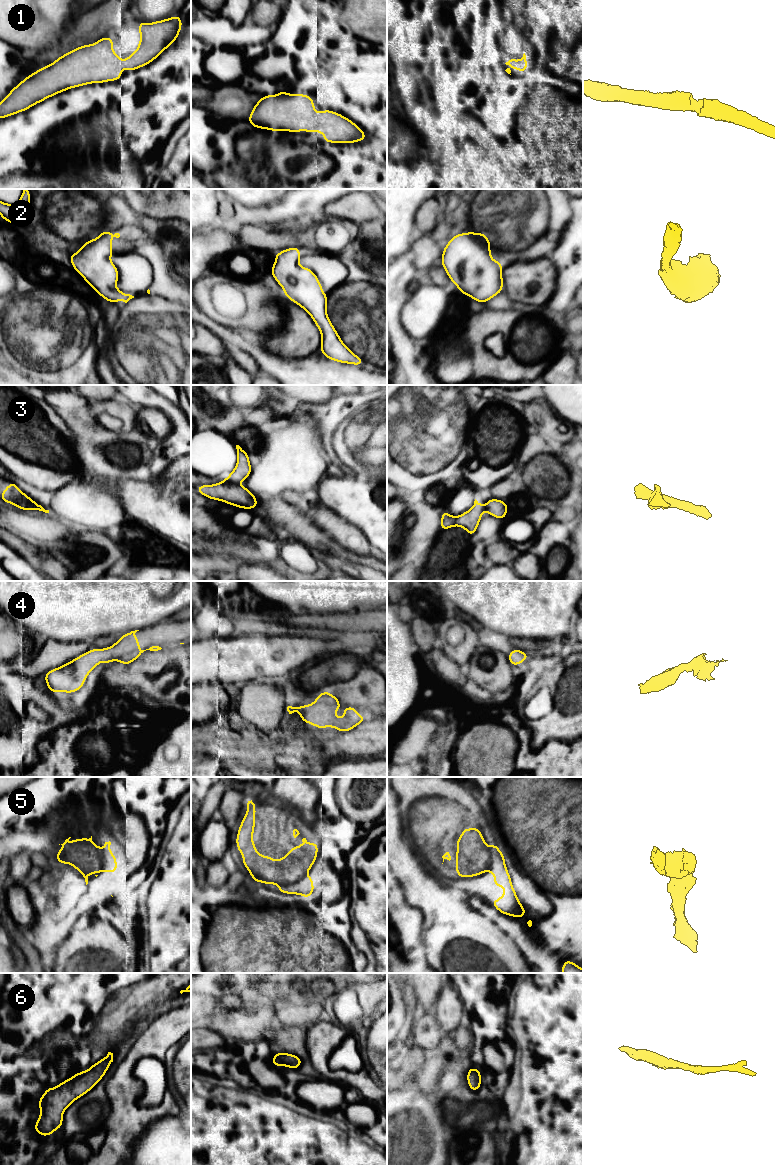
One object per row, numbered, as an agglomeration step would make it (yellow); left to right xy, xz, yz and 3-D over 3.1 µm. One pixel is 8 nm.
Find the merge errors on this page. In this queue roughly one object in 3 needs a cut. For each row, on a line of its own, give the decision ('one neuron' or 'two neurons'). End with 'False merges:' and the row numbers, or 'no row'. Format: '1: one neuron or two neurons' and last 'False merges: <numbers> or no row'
1: one neuron
2: one neuron
3: two neurons
4: one neuron
5: one neuron
6: one neuron
False merges: 3

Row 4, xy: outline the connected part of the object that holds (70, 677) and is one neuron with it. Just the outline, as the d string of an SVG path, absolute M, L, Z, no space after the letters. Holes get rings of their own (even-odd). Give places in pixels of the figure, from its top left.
M139 630L131 631L122 635L117 642L115 642L112 646L108 648L93 648L88 652L81 654L77 658L69 661L68 663L58 668L51 669L44 675L44 679L47 683L47 689L51 690L53 693L74 693L83 687L88 674L99 665L101 660L103 661L104 665L112 661L119 661L123 665L127 666L131 662L139 658L141 654L146 650L158 651L162 649L159 646L152 646L149 649L142 650L139 647L139 640L135 636L135 633L137 631Z

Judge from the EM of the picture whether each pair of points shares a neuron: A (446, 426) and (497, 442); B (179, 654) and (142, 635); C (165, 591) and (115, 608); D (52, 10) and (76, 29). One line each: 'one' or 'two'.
A: two
B: two
C: one
D: two

